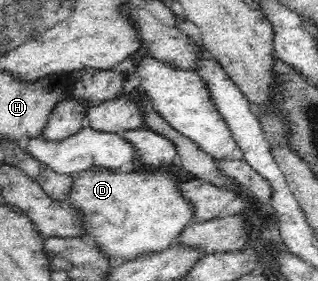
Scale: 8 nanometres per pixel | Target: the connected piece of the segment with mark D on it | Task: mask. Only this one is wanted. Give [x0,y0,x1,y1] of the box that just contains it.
[36,164,194,264]

